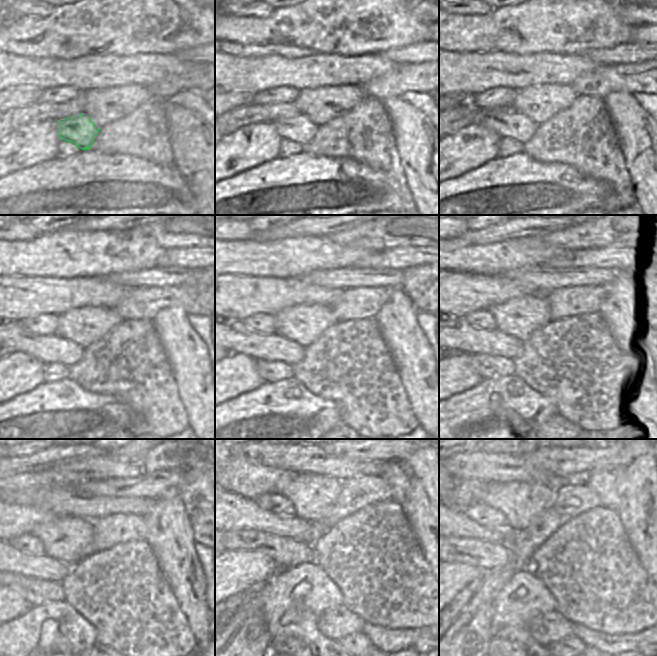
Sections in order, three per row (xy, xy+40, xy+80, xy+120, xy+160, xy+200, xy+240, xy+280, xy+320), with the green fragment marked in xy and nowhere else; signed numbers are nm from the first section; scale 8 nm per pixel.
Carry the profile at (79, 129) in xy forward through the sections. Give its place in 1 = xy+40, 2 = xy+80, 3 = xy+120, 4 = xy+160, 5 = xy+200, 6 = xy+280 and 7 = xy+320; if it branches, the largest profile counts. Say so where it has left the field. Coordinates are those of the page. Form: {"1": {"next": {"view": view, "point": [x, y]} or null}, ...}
{"1": {"next": {"view": "xy+40", "point": [300, 129]}}, "2": {"next": {"view": "xy+80", "point": [511, 124]}}, "3": {"next": {"view": "xy+120", "point": [46, 348]}}, "4": {"next": {"view": "xy+160", "point": [235, 336]}}, "5": {"next": {"view": "xy+200", "point": [459, 336]}}, "6": {"next": {"view": "xy+280", "point": [268, 563]}}, "7": {"next": {"view": "xy+320", "point": [473, 552]}}}

